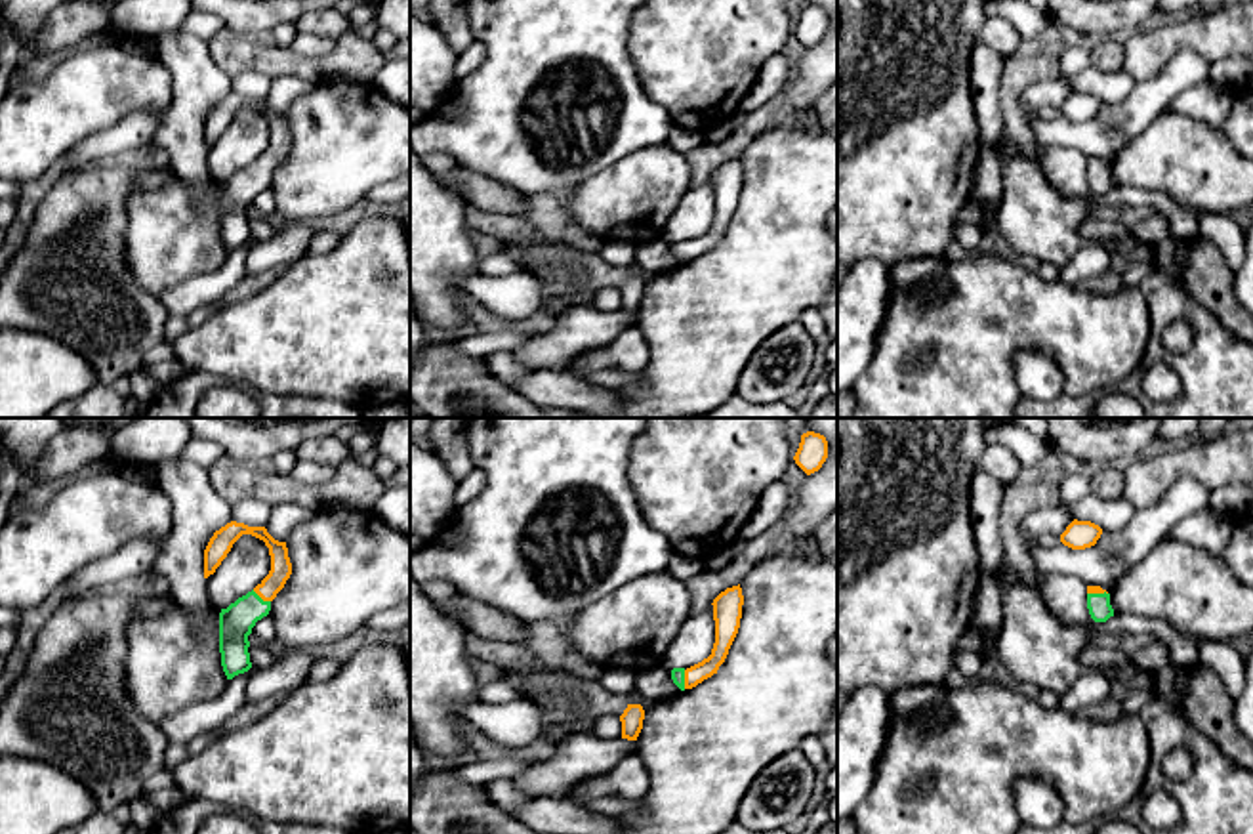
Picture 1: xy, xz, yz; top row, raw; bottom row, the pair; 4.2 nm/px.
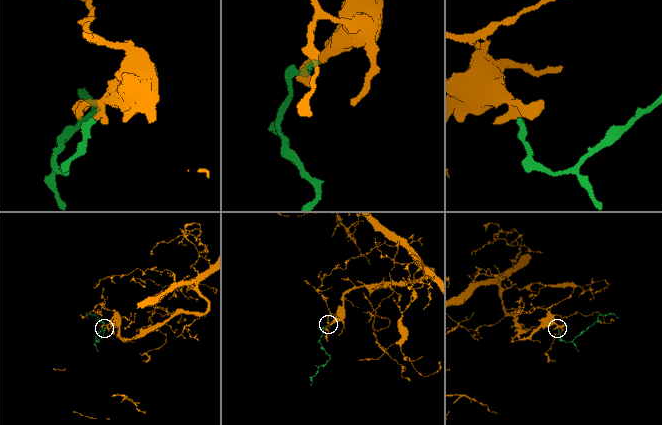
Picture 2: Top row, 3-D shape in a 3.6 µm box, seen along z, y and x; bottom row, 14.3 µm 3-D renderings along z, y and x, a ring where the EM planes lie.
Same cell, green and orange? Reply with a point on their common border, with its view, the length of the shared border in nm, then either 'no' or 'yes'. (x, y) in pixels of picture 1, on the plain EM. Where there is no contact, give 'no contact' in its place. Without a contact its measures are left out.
xz (683, 252) | 80 nm | yes

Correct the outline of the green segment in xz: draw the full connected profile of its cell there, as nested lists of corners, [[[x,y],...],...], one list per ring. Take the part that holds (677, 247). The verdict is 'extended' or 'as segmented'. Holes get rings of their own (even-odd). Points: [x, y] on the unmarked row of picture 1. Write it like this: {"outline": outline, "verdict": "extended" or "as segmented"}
{"outline": [[[740,156],[721,164],[711,177],[715,193],[715,216],[711,227],[687,242],[671,242],[671,252],[681,263],[692,261],[704,252],[711,250],[725,235],[742,191],[744,168]]], "verdict": "extended"}

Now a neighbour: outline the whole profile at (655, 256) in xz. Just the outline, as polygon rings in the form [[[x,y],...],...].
[[[658,239],[635,246],[635,265],[654,277],[675,271],[681,261],[671,252],[671,242]]]

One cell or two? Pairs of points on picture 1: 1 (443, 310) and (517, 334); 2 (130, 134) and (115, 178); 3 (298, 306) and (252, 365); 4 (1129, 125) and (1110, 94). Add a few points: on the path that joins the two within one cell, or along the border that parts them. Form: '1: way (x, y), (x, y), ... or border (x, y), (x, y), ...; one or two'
1: border (481, 331), (464, 336), (456, 344); two
2: border (128, 157), (88, 163), (77, 170); two
3: way (296, 321), (267, 350); one
4: border (1137, 81), (1126, 98), (1103, 104); two

